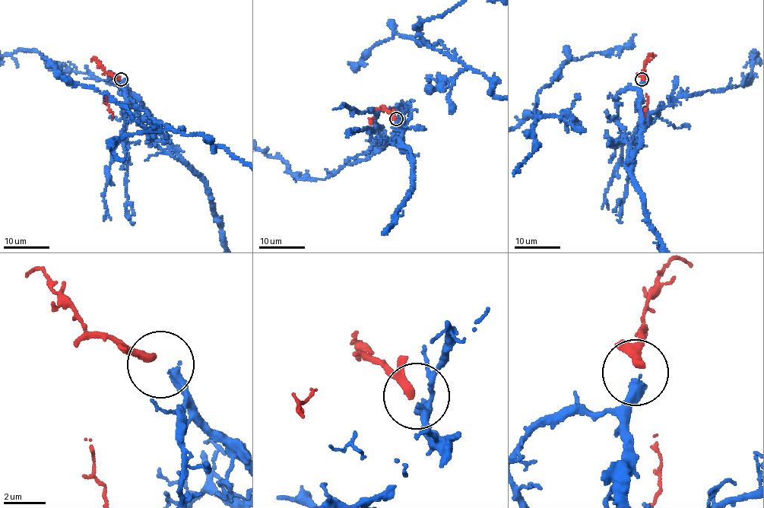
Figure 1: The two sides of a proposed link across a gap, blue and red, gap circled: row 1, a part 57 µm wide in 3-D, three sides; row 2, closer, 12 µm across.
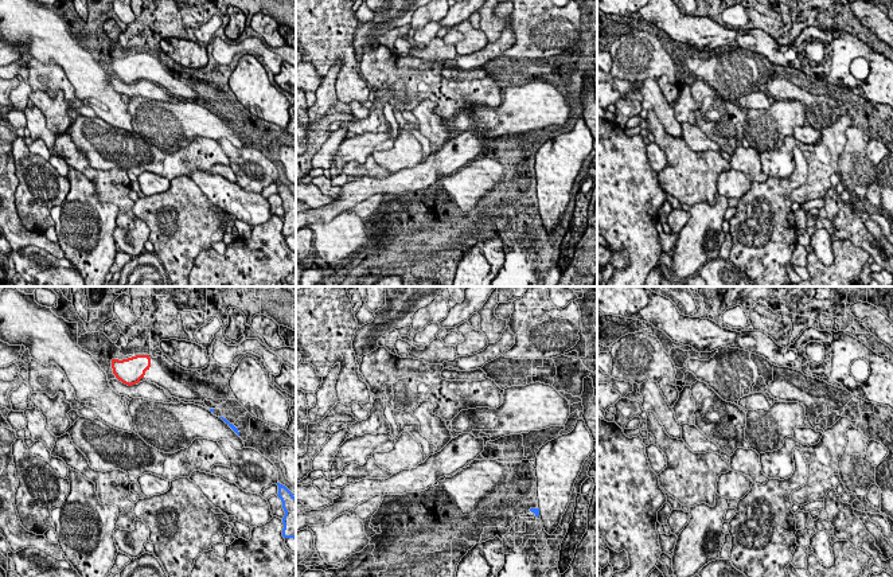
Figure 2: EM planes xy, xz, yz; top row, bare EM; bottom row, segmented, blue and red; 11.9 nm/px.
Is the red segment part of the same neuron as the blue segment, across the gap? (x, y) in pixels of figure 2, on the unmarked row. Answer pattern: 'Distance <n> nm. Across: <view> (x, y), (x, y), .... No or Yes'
Distance 900 nm. Across: xy (210, 108), (148, 67). Yes

